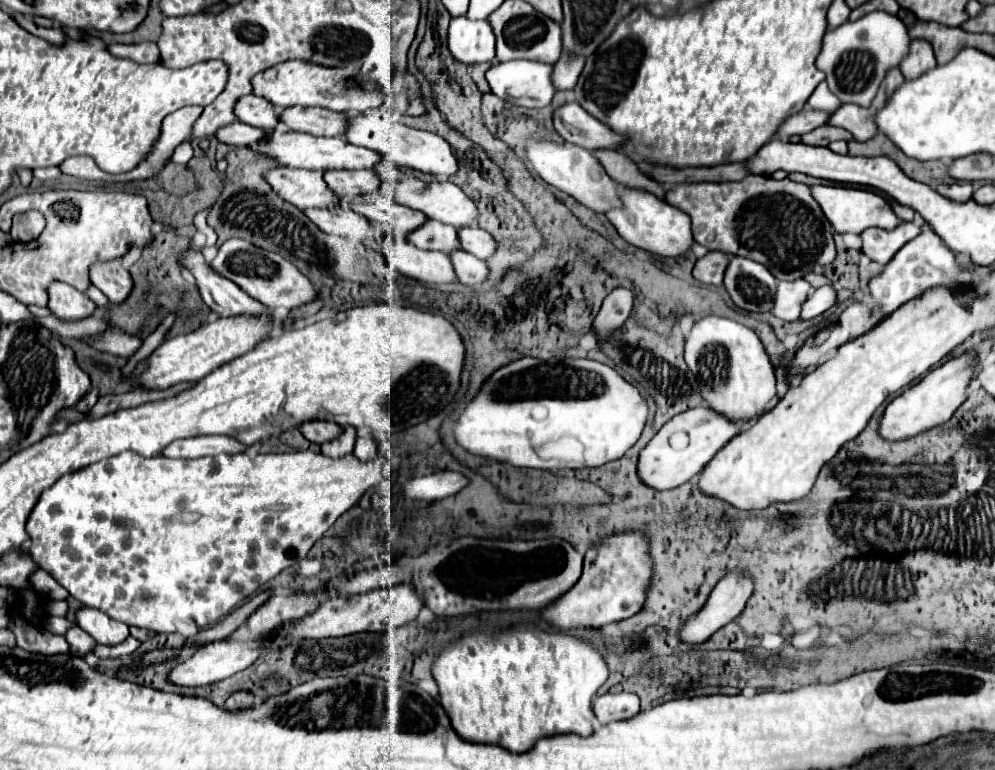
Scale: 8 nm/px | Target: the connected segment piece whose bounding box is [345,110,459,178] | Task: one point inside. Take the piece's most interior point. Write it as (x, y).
(424, 151)

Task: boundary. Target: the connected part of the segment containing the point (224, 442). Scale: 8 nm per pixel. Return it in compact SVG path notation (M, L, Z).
M195 436L175 440L161 454L167 458L201 458L217 454L241 454L245 450L247 446L241 446L241 442L229 436Z

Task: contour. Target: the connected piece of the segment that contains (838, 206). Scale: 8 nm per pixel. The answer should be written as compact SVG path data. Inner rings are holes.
M813 186L811 188L813 198L821 204L827 220L835 226L837 232L851 232L851 234L861 234L861 230L869 228L869 226L877 226L877 228L885 228L885 230L893 230L895 226L901 224L901 220L895 216L893 208L889 206L889 202L869 190L861 190L861 188L847 188L847 186Z

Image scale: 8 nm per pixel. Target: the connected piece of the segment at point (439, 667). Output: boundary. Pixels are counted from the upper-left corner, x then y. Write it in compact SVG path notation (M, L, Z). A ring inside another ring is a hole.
M521 626L521 628L515 628L515 630L507 630L507 632L501 632L497 638L493 632L475 632L475 634L469 634L465 638L459 638L457 642L451 642L447 644L435 658L435 666L433 666L433 678L435 682L439 684L439 690L441 690L441 706L445 708L445 712L449 714L449 720L451 720L451 726L457 734L461 734L461 738L469 740L469 742L477 742L477 744L497 744L509 752L515 752L515 754L521 754L521 752L529 752L537 740L541 738L547 738L547 736L557 736L557 734L577 734L577 736L589 736L593 732L593 710L591 710L591 698L595 696L595 692L599 690L599 686L607 680L609 676L609 670L607 670L607 664L603 662L601 654L587 642L579 640L579 638L573 638L573 636L567 636L567 634L559 634L559 632L541 632L539 628L535 626Z

